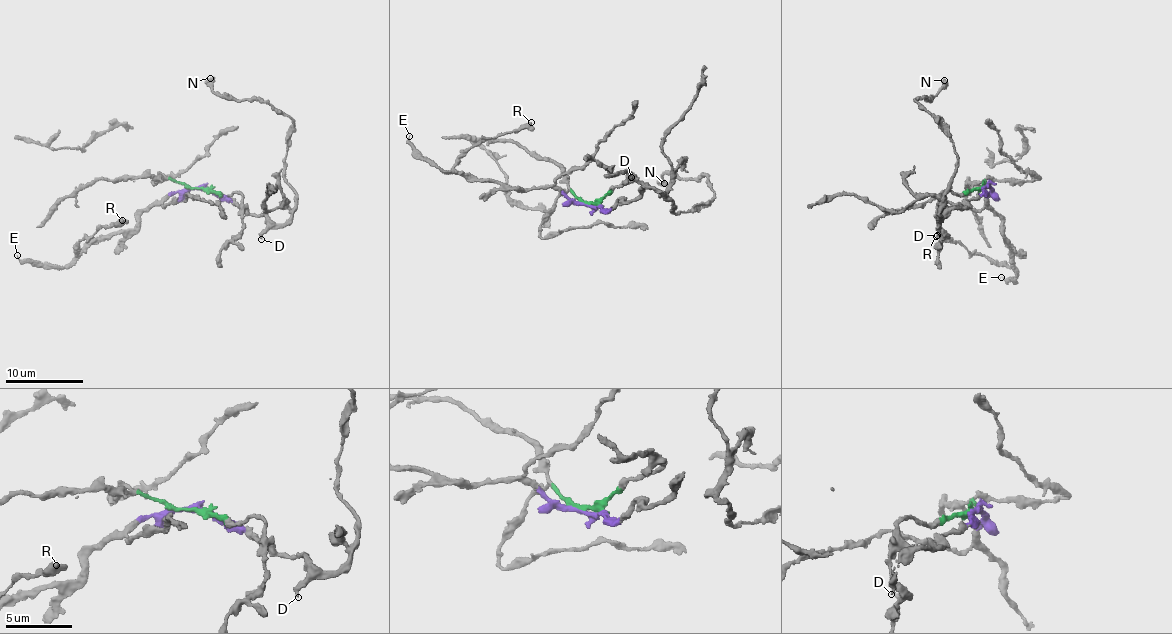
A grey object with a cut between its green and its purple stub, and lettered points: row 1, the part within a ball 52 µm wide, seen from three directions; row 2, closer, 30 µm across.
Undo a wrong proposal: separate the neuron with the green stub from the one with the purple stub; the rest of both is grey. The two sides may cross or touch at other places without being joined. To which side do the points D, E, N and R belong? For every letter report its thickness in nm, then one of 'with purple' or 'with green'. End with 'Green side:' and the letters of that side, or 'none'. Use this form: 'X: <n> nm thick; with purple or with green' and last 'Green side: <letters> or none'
D: 280 nm thick; with purple
E: 150 nm thick; with purple
N: 600 nm thick; with purple
R: 360 nm thick; with purple
Green side: none

